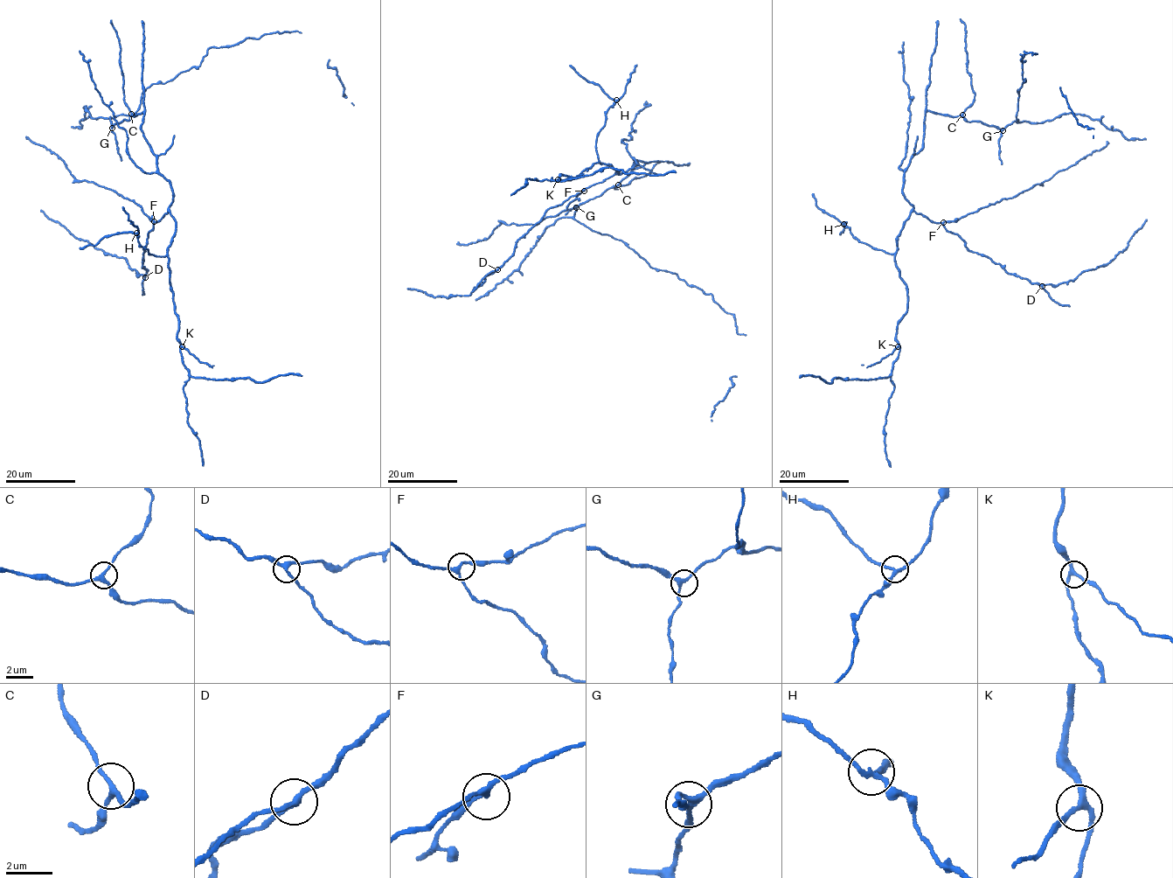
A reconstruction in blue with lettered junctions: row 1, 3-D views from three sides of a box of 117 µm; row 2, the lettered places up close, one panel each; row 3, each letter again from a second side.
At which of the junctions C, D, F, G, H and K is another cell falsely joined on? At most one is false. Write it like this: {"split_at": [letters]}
{"split_at": ["H"]}

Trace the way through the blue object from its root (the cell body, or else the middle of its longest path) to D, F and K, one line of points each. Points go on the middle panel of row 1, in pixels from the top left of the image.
D: (643, 164), (645, 162), (637, 161), (633, 166), (633, 159), (634, 166), (549, 208), (497, 269)
F: (643, 164), (645, 162), (637, 161), (633, 166), (636, 163), (633, 159), (634, 166), (584, 191)
K: (643, 164), (633, 166), (633, 159), (618, 174), (593, 163), (574, 178), (558, 179)

